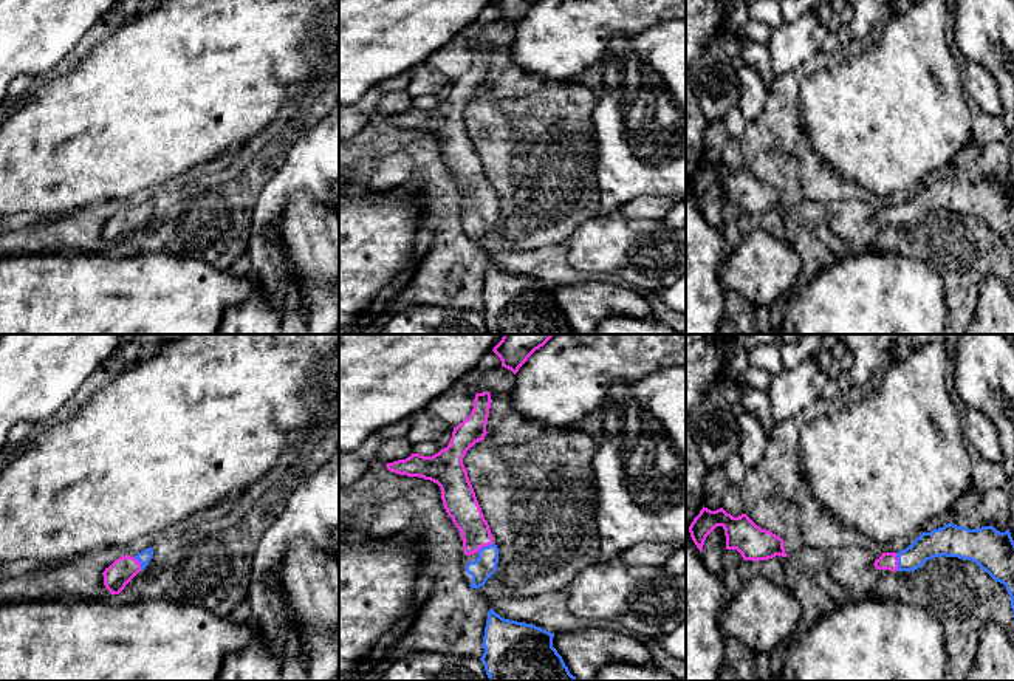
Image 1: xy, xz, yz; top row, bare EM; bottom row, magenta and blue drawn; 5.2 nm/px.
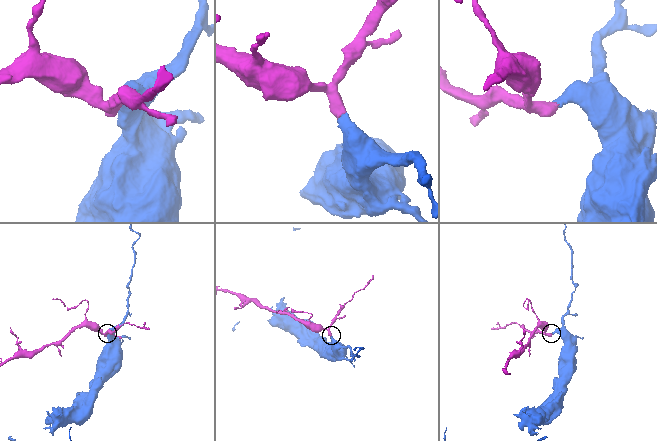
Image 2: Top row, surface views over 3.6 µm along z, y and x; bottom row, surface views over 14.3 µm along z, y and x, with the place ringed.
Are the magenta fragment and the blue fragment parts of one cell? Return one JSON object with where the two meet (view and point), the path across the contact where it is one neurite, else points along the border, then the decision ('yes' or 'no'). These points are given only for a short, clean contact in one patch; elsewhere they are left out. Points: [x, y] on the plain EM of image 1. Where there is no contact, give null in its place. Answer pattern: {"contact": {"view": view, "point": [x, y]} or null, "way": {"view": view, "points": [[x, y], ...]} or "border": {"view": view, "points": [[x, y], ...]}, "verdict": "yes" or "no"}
{"contact": {"view": "yz", "point": [897, 215]}, "way": {"view": "yz", "points": [[887, 214], [897, 215], [940, 195]]}, "verdict": "yes"}

